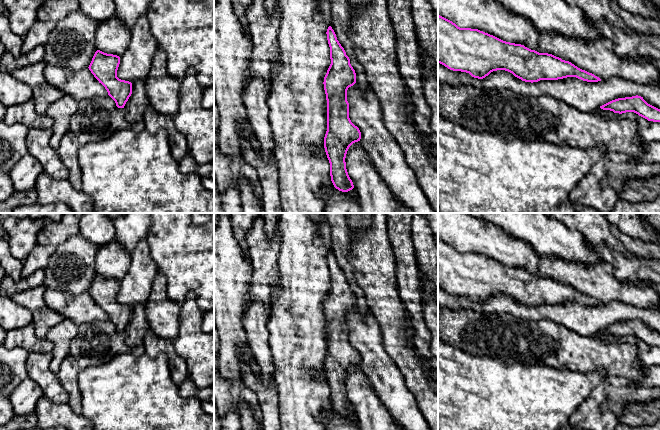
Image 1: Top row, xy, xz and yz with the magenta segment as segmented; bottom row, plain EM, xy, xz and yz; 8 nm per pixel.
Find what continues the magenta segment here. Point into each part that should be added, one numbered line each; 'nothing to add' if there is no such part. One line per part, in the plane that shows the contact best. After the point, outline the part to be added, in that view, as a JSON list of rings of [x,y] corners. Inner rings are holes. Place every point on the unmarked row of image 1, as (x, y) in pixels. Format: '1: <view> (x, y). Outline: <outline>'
nothing to add

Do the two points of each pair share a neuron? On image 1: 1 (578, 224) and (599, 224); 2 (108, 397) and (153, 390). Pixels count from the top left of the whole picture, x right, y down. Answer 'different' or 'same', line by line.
1: same
2: same

